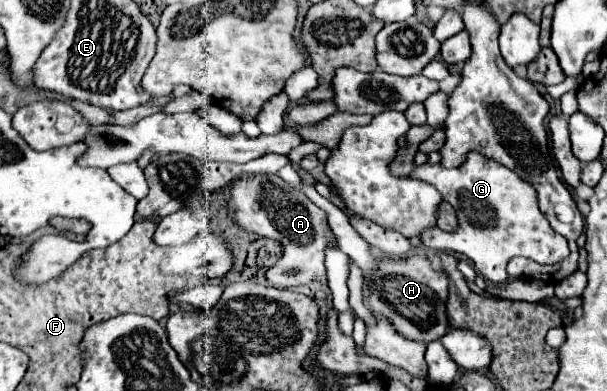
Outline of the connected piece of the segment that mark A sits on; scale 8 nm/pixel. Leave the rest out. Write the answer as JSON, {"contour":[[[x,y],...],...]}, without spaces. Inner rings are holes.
{"contour":[[[243,175],[241,179],[229,183],[227,213],[239,229],[273,239],[281,245],[281,259],[267,271],[267,281],[273,287],[285,289],[309,283],[327,285],[325,249],[337,247],[337,239],[327,223],[327,213],[307,199],[301,189],[289,185],[279,175]],[[287,269],[299,269],[299,273],[289,277],[285,275]]]}

